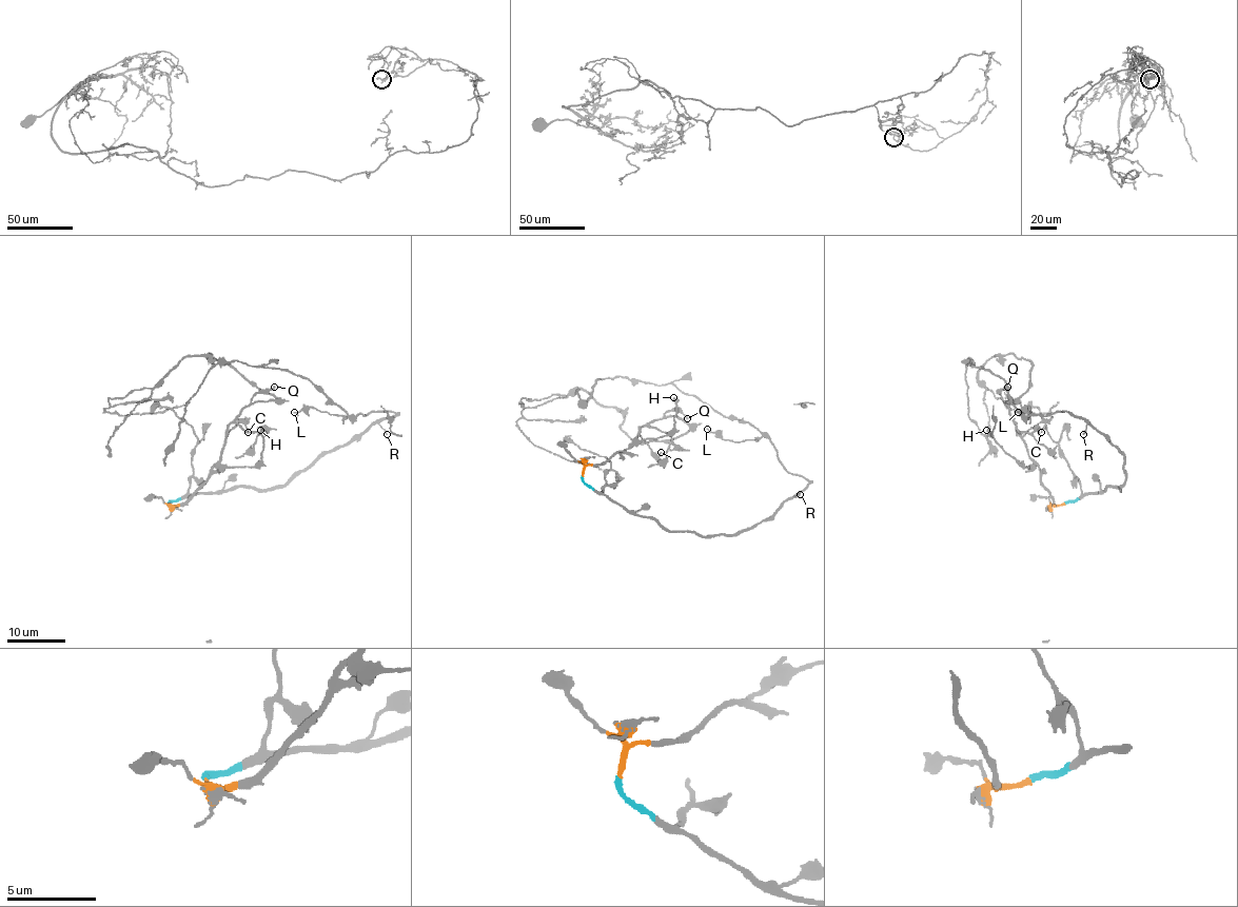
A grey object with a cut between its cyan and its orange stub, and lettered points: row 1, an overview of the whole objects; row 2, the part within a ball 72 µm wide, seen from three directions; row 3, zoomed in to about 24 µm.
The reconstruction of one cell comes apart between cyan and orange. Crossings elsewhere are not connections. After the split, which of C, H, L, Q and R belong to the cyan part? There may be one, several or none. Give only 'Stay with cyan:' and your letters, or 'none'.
Stay with cyan: L, R

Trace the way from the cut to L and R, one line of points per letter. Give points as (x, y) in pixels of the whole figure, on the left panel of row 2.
L: (169, 501), (230, 487), (285, 487), (373, 422), (396, 415), (331, 415), (310, 408), (293, 412)
R: (169, 501), (230, 487), (285, 487), (322, 456), (355, 440), (373, 422), (377, 422), (387, 434)

